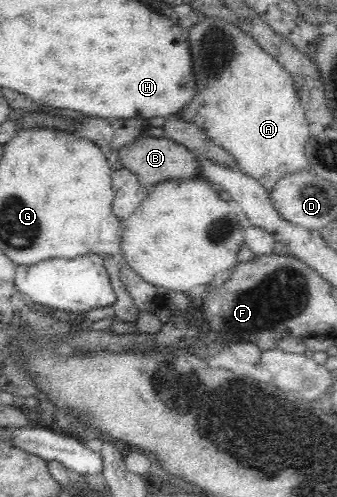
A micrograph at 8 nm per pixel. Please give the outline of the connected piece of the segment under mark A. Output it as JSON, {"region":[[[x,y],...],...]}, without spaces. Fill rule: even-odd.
{"region":[[[202,17],[190,31],[190,49],[192,49],[192,71],[196,77],[196,95],[188,103],[181,116],[197,125],[226,154],[236,160],[237,167],[251,178],[257,179],[269,192],[274,191],[276,183],[286,174],[304,170],[311,171],[304,146],[311,136],[308,120],[300,103],[294,80],[276,60],[274,60],[249,33],[243,32],[237,25],[220,18]]]}

